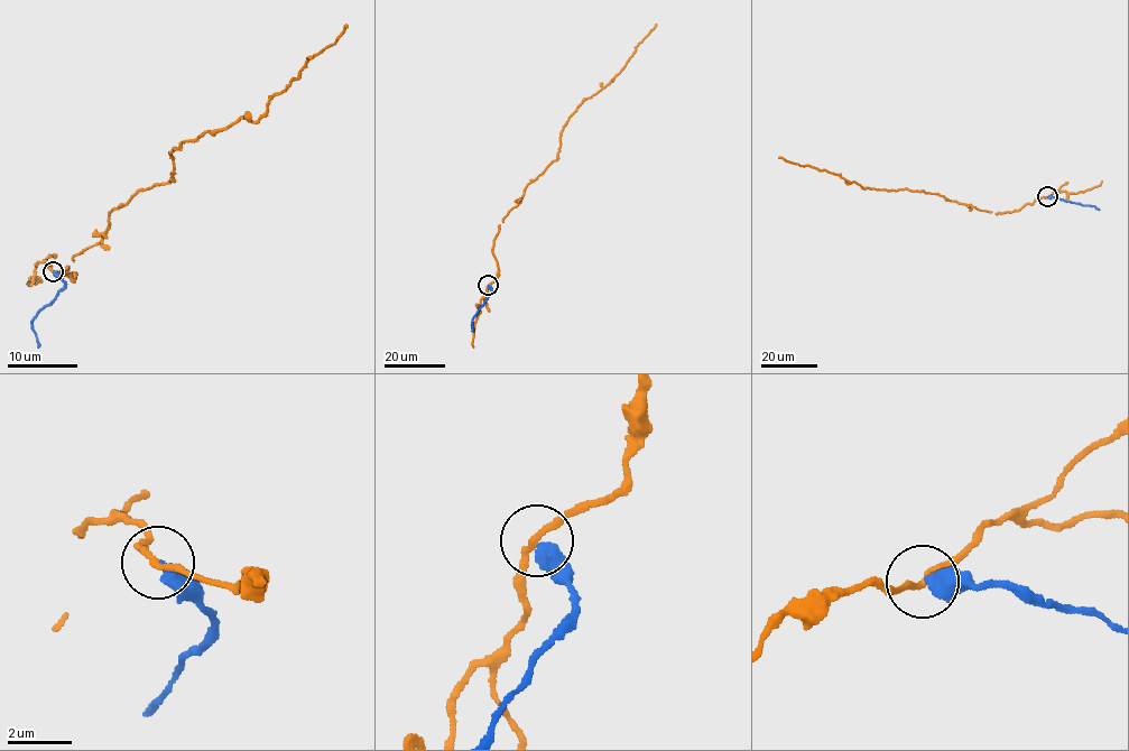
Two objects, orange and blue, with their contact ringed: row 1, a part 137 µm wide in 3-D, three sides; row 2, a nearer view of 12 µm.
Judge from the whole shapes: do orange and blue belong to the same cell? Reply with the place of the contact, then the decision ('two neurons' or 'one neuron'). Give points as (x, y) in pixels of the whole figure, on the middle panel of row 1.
place (488, 285); two neurons

